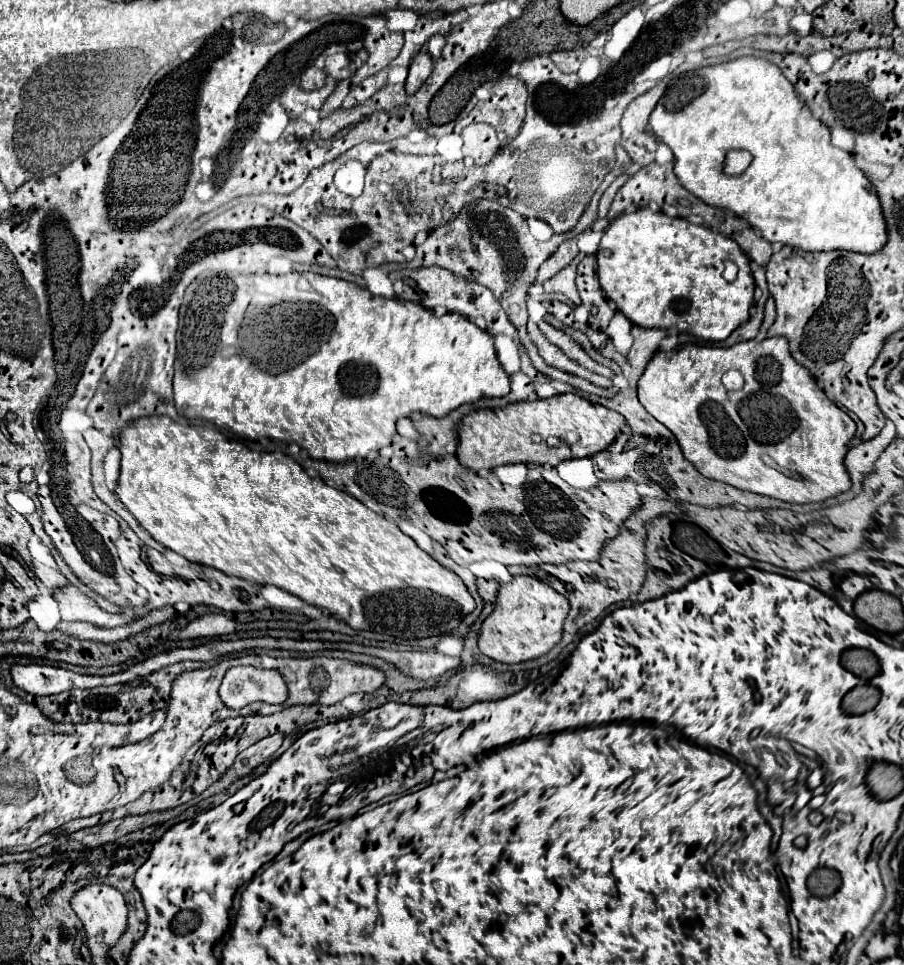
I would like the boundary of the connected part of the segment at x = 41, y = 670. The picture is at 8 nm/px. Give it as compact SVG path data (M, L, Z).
M27 664L27 666L13 666L11 668L13 682L33 694L33 696L51 696L61 694L75 688L95 688L95 686L113 686L119 684L119 676L89 676L77 674L71 670L45 666L45 664Z

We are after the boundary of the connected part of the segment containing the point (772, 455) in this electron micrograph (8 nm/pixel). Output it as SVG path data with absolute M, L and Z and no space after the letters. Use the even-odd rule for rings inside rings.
M785 338L747 340L729 348L687 344L681 350L659 352L639 380L639 402L673 432L683 456L705 478L791 504L821 502L851 488L843 458L857 426L845 410L825 396L807 368L801 368L791 356ZM731 368L739 370L745 378L745 386L737 392L727 390L721 382L721 376Z

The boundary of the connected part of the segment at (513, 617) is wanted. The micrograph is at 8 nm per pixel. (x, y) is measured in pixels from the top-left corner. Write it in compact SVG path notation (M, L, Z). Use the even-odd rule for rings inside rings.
M515 576L511 584L501 584L495 610L487 616L479 632L479 650L503 664L519 664L547 654L563 634L563 620L569 614L569 600L531 576Z

